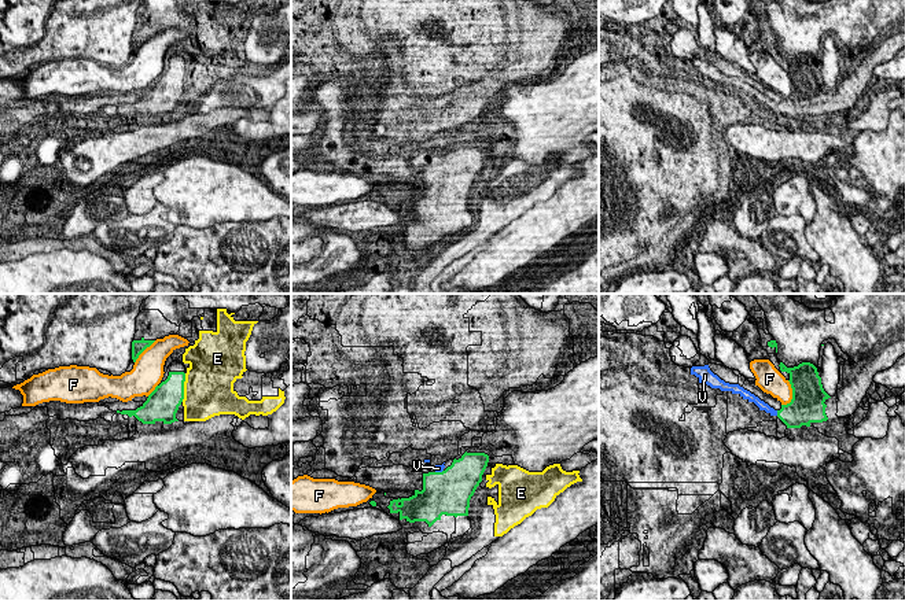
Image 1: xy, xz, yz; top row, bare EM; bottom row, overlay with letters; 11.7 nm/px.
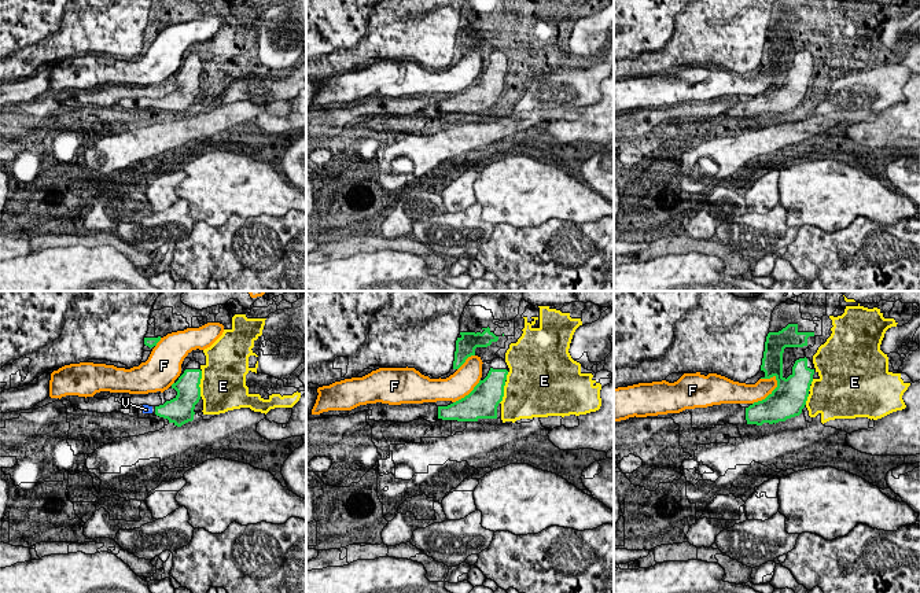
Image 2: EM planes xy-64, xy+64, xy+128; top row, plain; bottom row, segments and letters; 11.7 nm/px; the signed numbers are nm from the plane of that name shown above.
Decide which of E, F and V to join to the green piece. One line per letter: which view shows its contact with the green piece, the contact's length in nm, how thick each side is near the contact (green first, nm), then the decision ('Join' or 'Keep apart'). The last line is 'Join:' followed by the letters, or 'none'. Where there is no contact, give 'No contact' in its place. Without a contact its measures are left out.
E: Touches green in xy. Shared border 340 nm. Thickness 340 nm (green) against 480 nm. Keep apart
F: Touches green in yz. Shared border 320 nm. Thickness 400 nm (green) against 260 nm. Keep apart
V: Touches green in yz. Shared border 70 nm. Thickness 320 nm (green) against 100 nm. Join
Join: V

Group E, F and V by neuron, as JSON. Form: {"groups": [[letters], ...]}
{"groups": [["E"], ["F"], ["V"]]}

